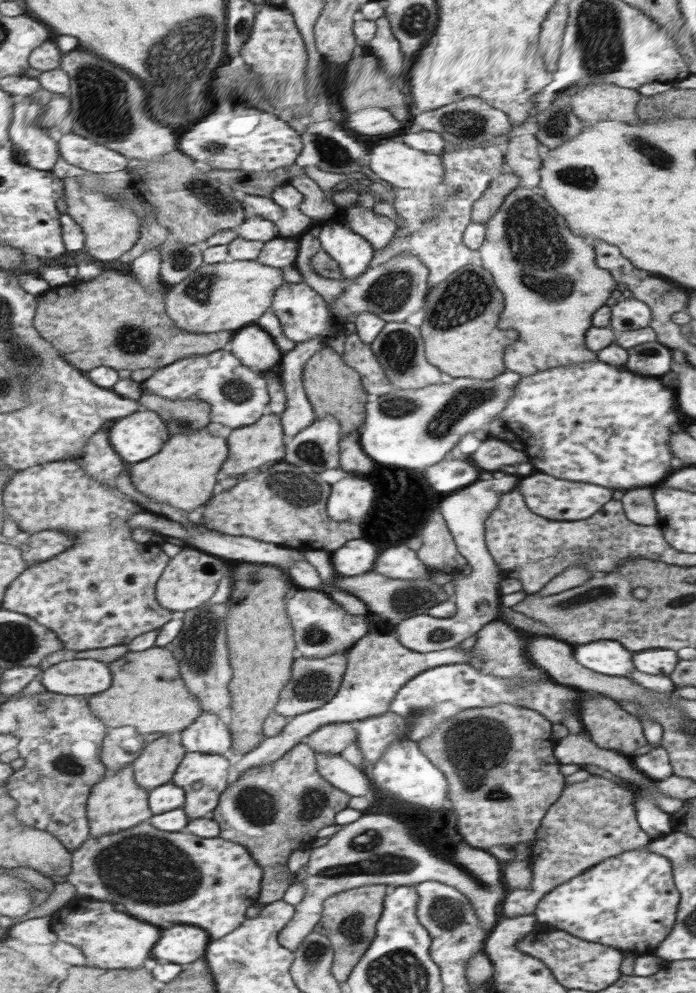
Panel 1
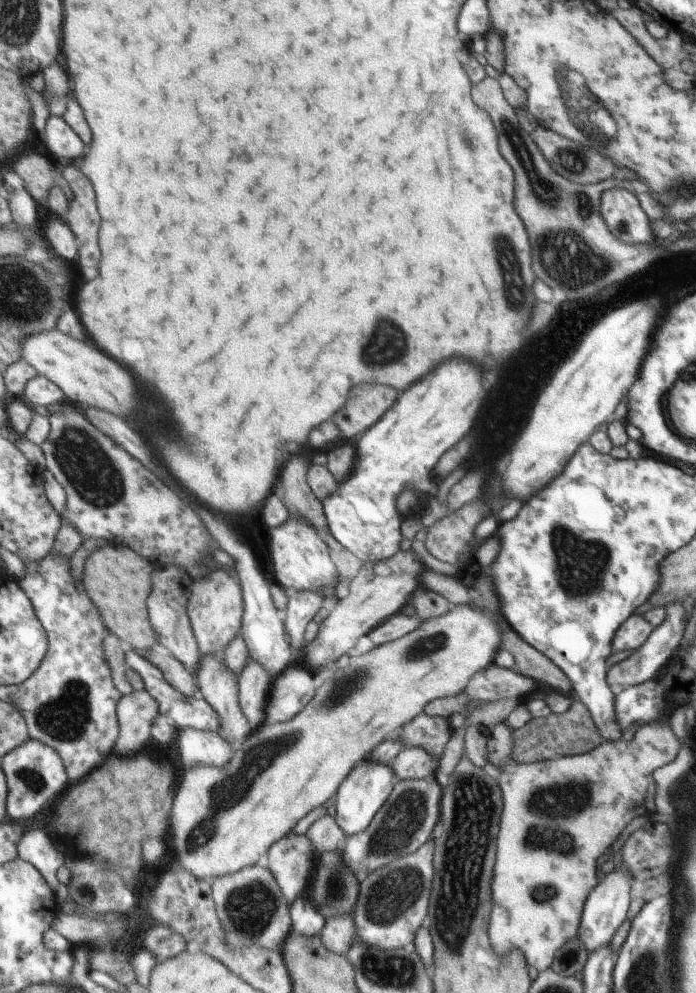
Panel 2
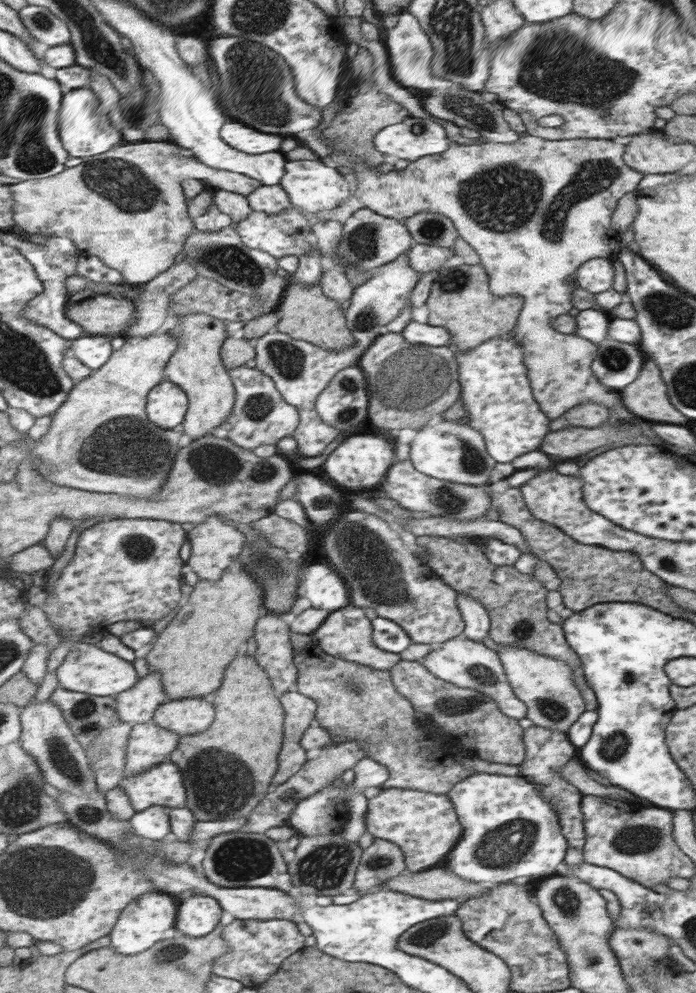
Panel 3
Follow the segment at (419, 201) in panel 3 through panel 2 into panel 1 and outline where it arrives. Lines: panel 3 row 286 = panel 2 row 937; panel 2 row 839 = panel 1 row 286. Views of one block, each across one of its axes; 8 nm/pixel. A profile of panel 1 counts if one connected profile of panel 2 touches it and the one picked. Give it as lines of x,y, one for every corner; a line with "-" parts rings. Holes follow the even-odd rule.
517,186
503,198
501,206
484,224
484,239
478,248
482,267
492,275
493,283
497,282
497,290
505,294
501,328
511,328
519,334
519,340
505,352
504,367
507,371
520,374
520,377
529,376
537,370
598,360
593,351
585,348
583,334
587,328
592,328
592,315
603,306
611,290
615,291
610,272
595,264
595,250
585,244
583,238
571,234
563,218
552,211
540,191

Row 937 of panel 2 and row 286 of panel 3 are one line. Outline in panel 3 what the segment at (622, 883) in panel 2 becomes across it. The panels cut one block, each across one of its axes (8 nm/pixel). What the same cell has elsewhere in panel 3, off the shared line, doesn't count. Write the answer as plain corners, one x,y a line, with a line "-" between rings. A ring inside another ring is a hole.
591,258
577,270
575,286
590,294
598,294
611,288
614,272
611,261
603,258

